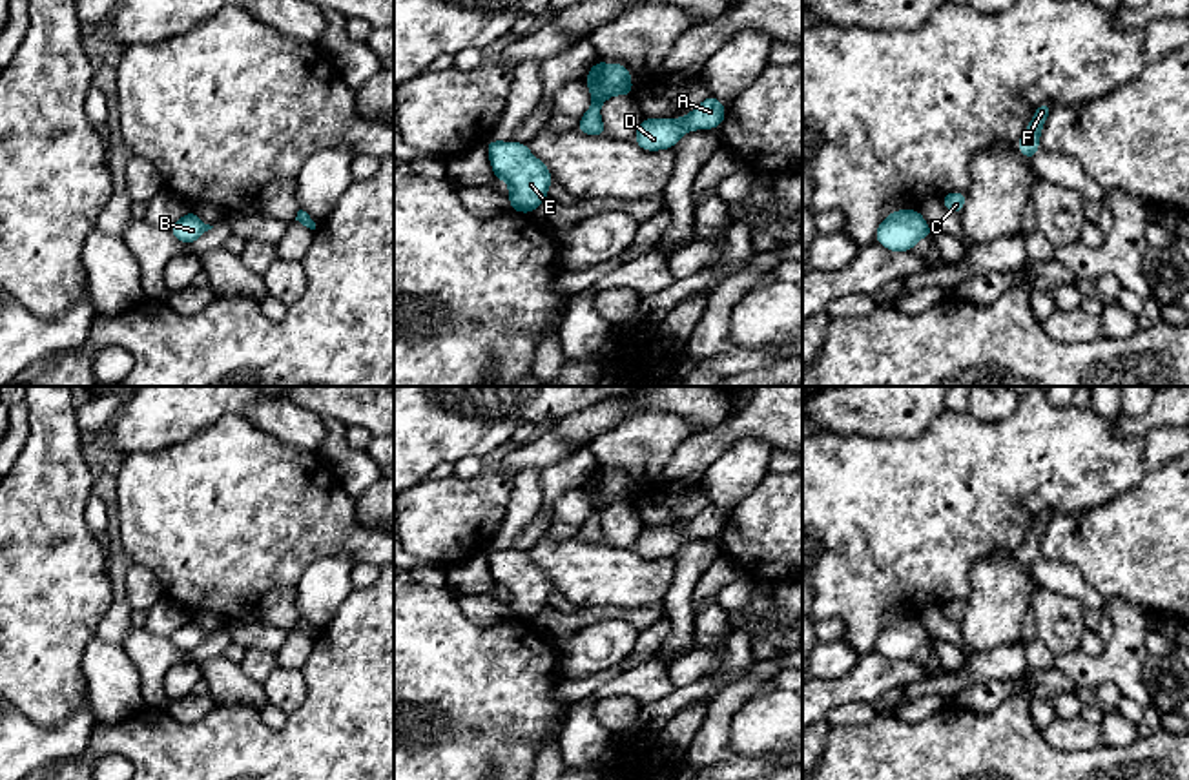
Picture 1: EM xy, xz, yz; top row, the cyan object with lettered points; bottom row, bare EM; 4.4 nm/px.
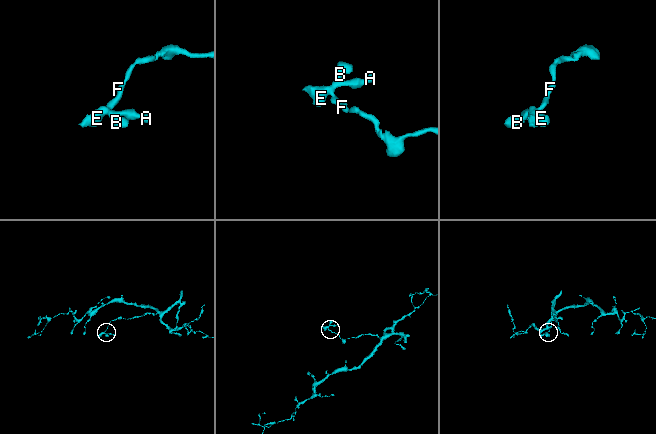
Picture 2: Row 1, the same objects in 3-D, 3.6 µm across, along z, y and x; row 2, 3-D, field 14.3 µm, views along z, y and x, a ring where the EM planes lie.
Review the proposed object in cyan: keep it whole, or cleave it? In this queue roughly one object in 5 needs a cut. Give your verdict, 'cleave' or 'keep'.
keep

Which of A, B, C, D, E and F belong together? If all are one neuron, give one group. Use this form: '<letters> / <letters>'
A B C D E F

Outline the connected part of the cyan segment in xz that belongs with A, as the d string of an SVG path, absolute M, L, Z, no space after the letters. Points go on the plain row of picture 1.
M708 505L682 527L644 527L633 547L646 559L671 558L678 547L695 538L713 538L724 530L726 514Z

